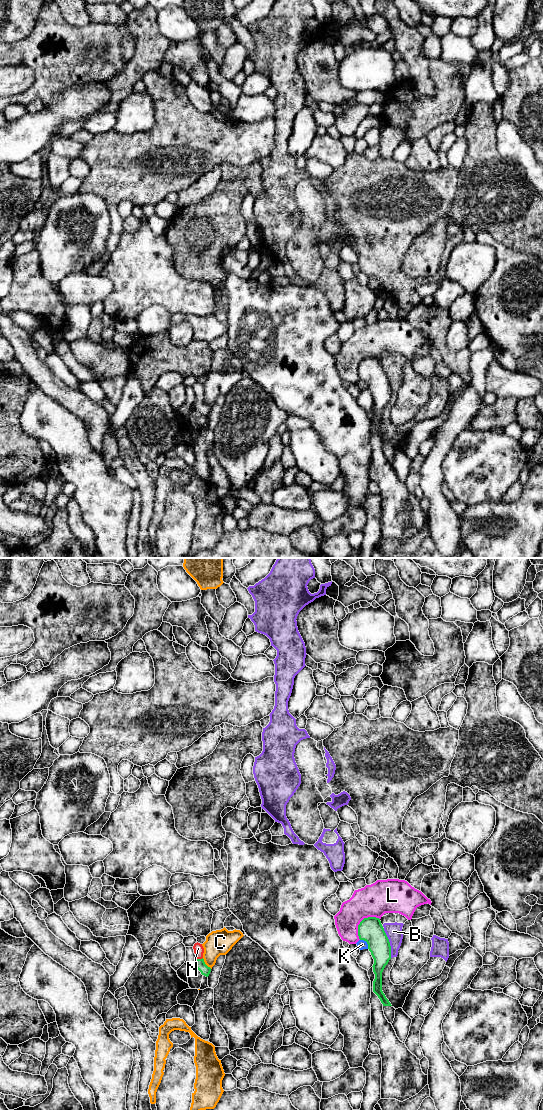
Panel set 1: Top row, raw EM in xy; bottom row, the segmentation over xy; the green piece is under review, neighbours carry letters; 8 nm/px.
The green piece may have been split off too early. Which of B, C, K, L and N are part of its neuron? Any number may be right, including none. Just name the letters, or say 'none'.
N

